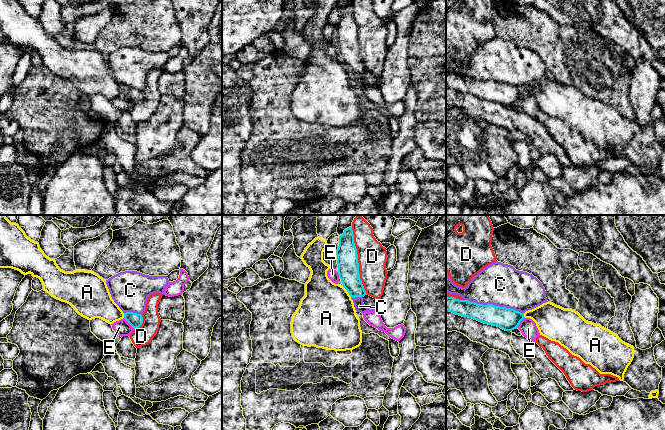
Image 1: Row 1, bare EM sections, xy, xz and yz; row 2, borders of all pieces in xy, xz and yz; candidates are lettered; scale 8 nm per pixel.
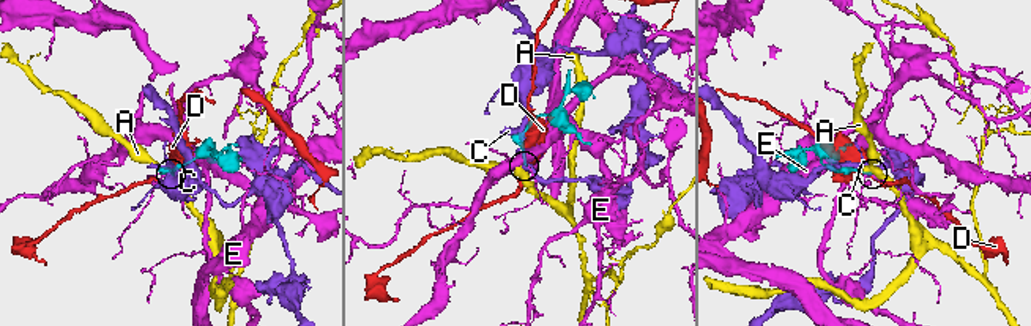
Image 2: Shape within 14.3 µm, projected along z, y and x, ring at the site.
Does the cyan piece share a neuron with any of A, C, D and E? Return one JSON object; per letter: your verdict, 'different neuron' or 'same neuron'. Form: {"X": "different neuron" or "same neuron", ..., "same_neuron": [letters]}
{"A": "different neuron", "C": "different neuron", "D": "different neuron", "E": "different neuron", "same_neuron": []}

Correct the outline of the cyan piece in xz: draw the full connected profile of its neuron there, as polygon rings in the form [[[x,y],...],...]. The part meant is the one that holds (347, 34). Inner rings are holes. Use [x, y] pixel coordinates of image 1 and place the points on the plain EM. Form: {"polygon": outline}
{"polygon": [[[352,3],[344,6],[339,12],[339,22],[336,26],[338,50],[343,63],[352,74],[362,73],[364,81],[369,85],[381,84],[380,75],[373,74],[366,70],[359,49],[359,39],[357,25],[354,19]]]}

